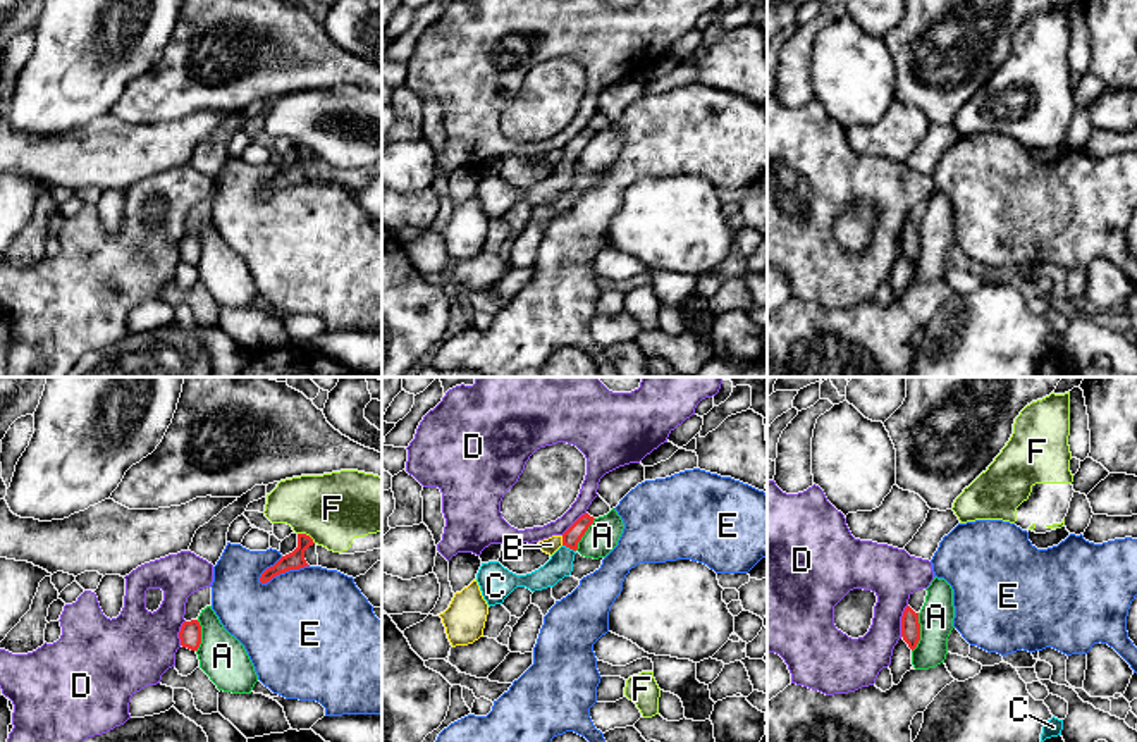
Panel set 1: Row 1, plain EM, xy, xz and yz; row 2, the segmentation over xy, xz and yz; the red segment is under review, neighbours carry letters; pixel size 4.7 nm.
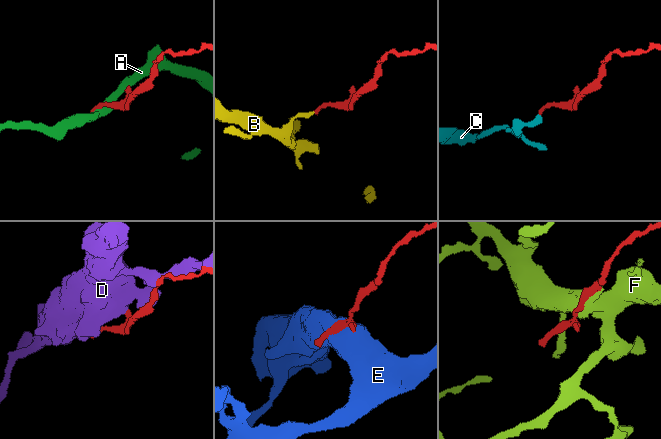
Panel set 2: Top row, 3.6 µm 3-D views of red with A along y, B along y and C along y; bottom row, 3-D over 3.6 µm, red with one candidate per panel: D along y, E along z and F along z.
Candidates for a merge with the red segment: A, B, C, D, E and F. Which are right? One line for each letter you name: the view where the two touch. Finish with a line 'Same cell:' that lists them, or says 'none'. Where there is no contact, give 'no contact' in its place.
C: meets red in xz
Same cell: C

